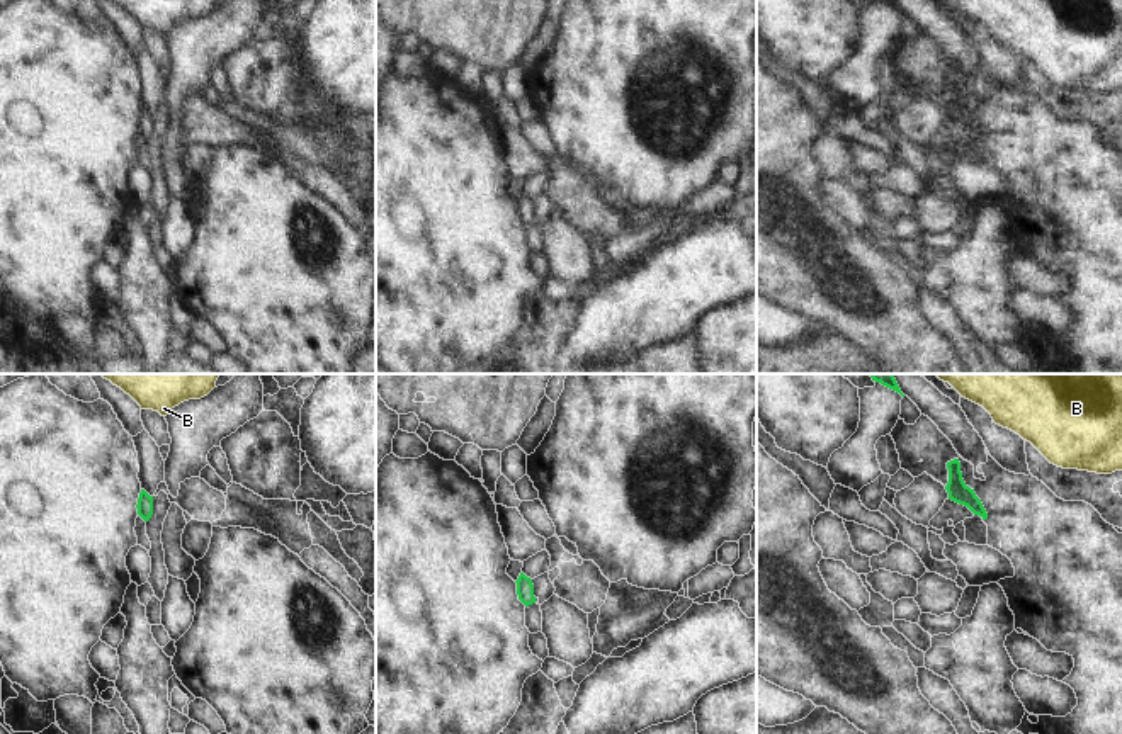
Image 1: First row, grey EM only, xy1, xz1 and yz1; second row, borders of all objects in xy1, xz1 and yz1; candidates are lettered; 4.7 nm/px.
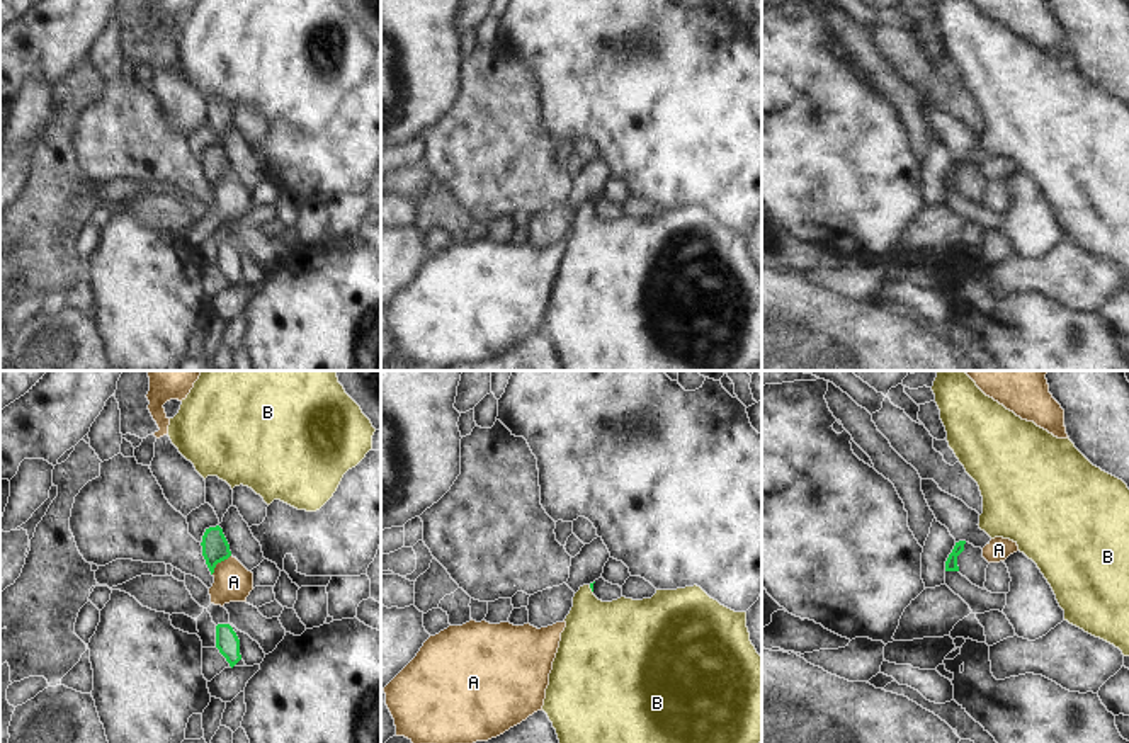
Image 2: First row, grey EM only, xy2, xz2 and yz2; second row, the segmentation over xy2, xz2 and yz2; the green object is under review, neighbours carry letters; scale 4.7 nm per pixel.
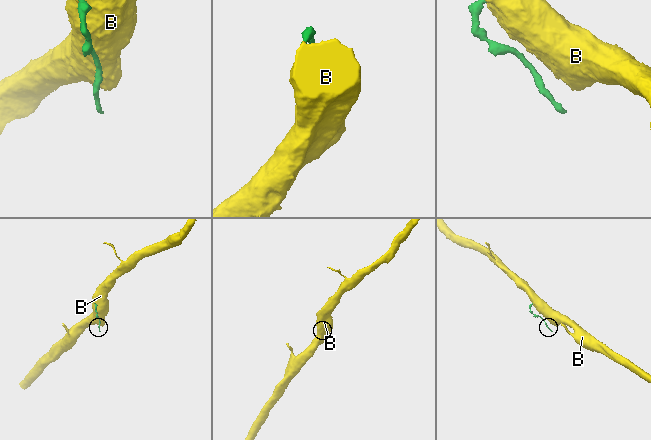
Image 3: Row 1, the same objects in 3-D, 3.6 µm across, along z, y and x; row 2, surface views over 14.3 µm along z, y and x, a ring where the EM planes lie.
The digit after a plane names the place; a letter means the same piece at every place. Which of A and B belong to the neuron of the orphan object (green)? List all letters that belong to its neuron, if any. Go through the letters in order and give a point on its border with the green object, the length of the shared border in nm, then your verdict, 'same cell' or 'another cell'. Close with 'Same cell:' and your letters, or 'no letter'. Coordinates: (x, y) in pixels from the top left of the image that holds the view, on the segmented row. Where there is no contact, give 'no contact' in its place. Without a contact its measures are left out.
A: xy2 (218, 561) | 130 nm | another cell
B: xz2 (590, 587) | 40 nm | same cell
Same cell: B

